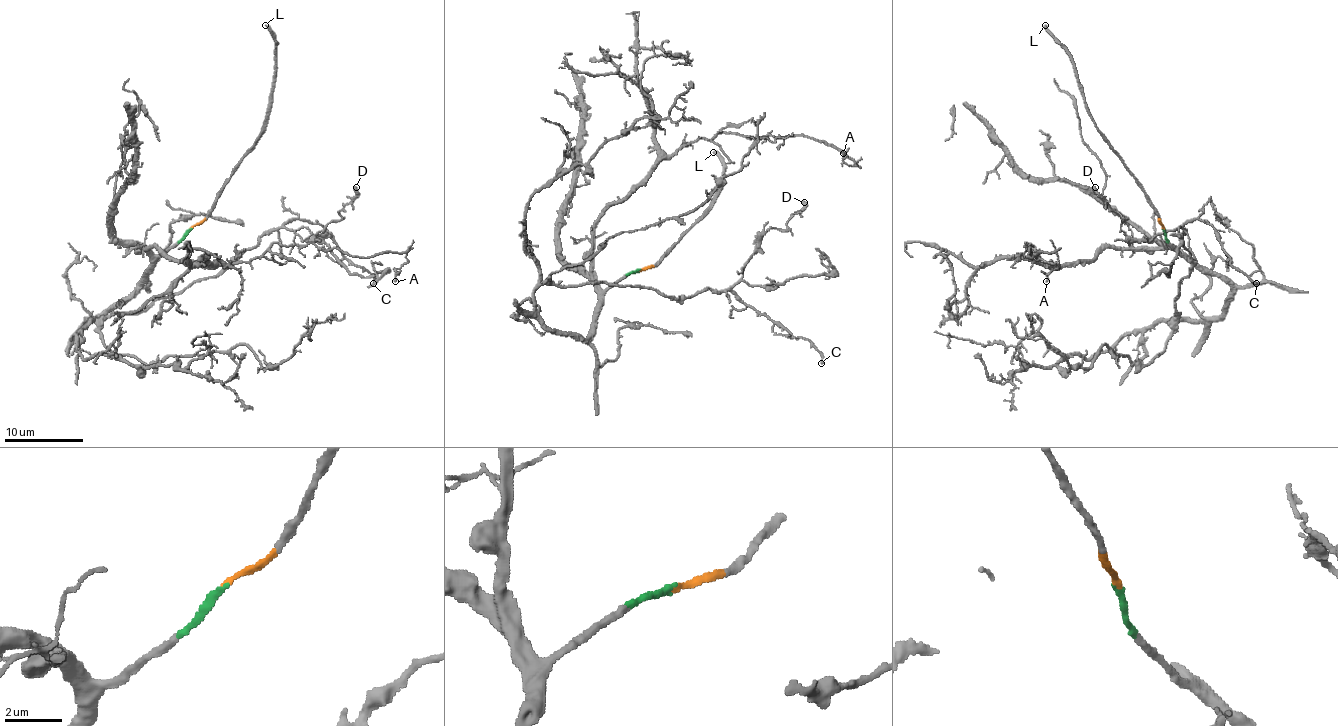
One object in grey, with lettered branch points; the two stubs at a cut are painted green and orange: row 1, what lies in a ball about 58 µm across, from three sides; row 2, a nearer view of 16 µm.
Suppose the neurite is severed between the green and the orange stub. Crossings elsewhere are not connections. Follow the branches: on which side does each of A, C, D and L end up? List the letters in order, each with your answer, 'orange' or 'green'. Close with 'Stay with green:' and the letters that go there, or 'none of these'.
A: green
C: green
D: green
L: orange
Stay with green: A, C, D

